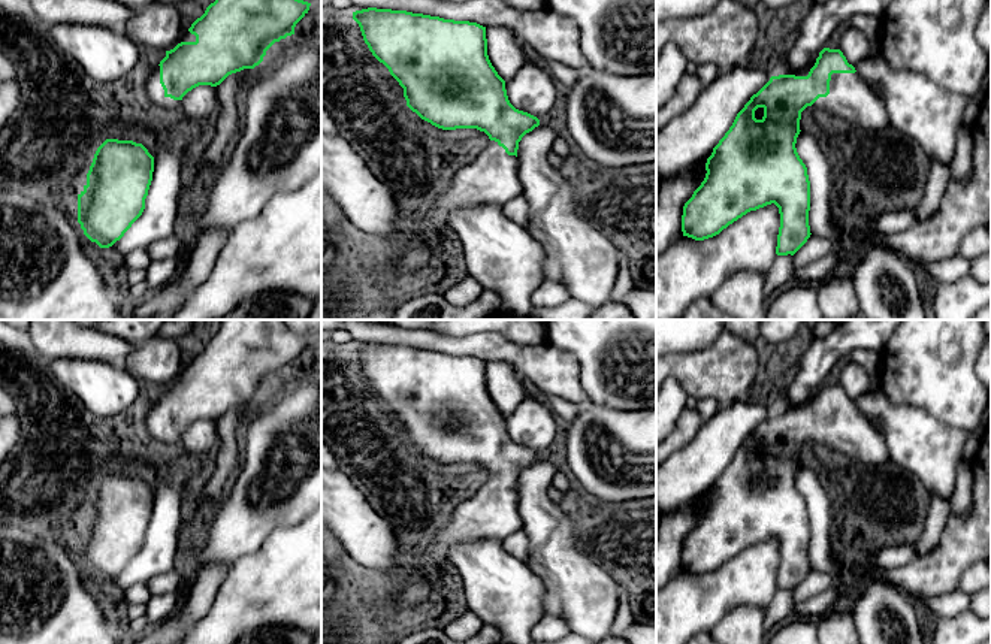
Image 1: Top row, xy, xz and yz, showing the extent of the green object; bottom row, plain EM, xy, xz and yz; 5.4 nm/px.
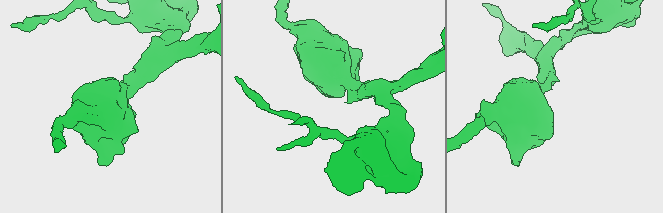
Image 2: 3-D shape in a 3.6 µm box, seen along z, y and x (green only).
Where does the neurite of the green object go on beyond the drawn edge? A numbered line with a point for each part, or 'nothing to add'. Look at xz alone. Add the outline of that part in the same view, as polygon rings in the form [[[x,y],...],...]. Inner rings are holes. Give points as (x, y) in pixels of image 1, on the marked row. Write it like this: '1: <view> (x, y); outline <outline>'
1: xz (492, 178); outline [[[490,140],[475,160],[456,172],[447,191],[405,239],[390,251],[389,266],[374,266],[368,272],[353,275],[348,269],[327,282],[321,291],[321,314],[338,303],[338,296],[353,285],[368,293],[386,293],[405,281],[426,278],[445,251],[448,215],[460,208],[495,205],[504,208],[507,202],[523,194],[517,175],[519,158],[508,155],[498,142]]]

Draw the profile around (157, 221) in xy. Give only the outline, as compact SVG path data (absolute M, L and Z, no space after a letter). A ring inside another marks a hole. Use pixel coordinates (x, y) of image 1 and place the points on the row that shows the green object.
M164 149L154 157L152 181L142 215L120 241L105 248L115 266L120 266L130 251L146 248L149 244L175 233L176 200L182 187L181 169L182 160L173 151Z

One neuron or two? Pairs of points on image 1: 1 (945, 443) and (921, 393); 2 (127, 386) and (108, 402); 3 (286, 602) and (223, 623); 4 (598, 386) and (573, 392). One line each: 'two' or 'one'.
1: two
2: one
3: one
4: two

